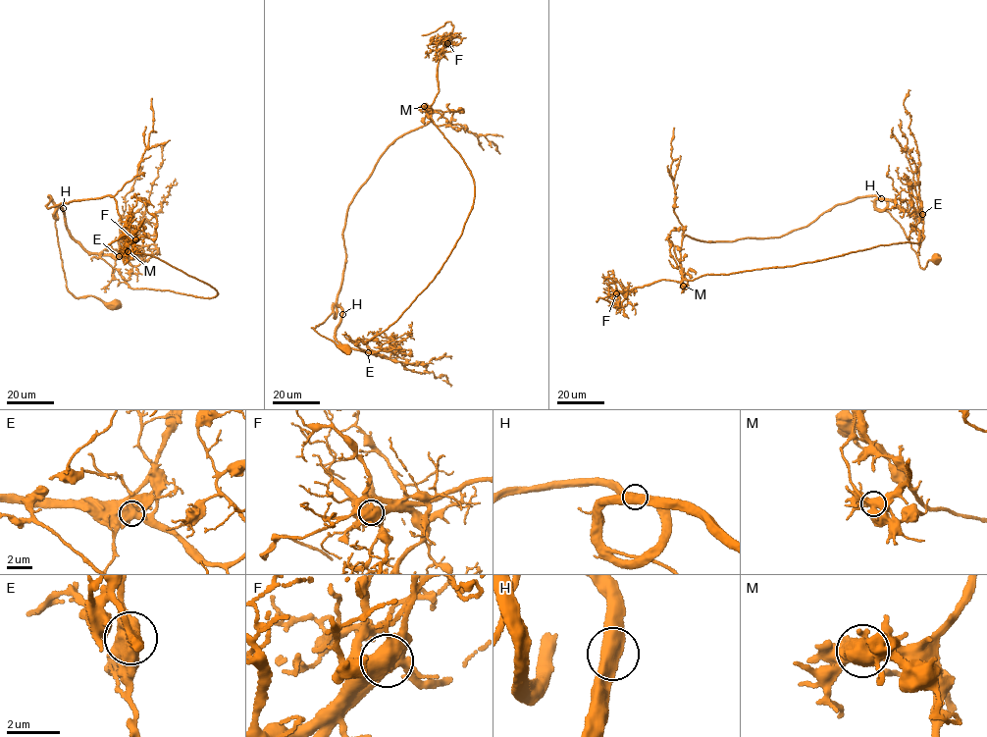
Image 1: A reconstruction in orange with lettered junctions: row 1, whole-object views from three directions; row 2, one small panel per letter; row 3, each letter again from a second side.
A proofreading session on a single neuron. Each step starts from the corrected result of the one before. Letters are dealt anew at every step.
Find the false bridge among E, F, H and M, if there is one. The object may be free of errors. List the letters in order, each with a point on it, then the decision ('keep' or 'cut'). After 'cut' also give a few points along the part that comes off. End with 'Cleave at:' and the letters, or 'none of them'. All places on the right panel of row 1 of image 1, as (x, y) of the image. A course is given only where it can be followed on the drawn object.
E: (922, 214) | keep
F: (616, 293) | keep
H: (881, 198) | keep
M: (683, 286) | cut | (683, 286), (683, 280), (704, 275), (792, 266), (880, 245), (918, 242), (920, 233), (916, 224), (909, 232)
Cleave at: M

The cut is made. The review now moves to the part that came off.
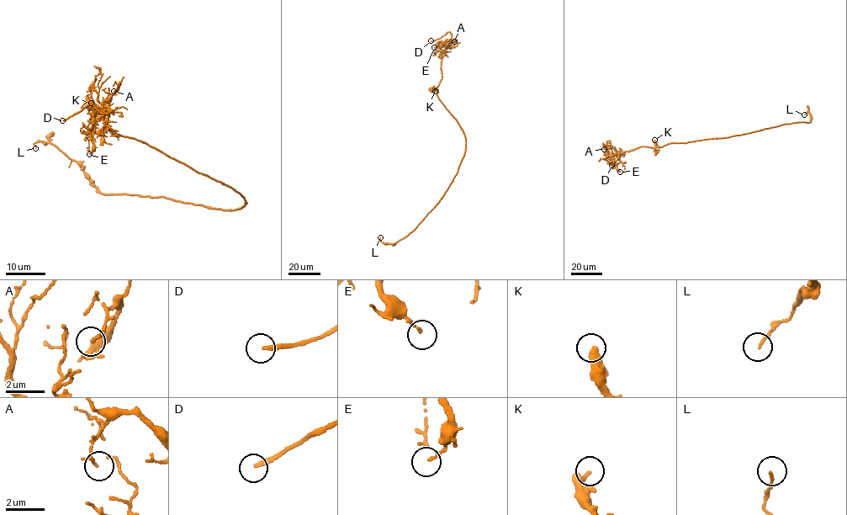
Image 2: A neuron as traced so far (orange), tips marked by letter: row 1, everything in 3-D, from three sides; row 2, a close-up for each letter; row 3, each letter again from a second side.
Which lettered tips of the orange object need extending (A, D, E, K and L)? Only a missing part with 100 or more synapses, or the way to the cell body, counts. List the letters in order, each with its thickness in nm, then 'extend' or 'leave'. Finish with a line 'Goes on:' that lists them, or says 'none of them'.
A: 130 nm thick; leave
D: 240 nm thick; extend
E: 130 nm thick; leave
K: 340 nm thick; leave
L: 100 nm thick; leave
Goes on: D

